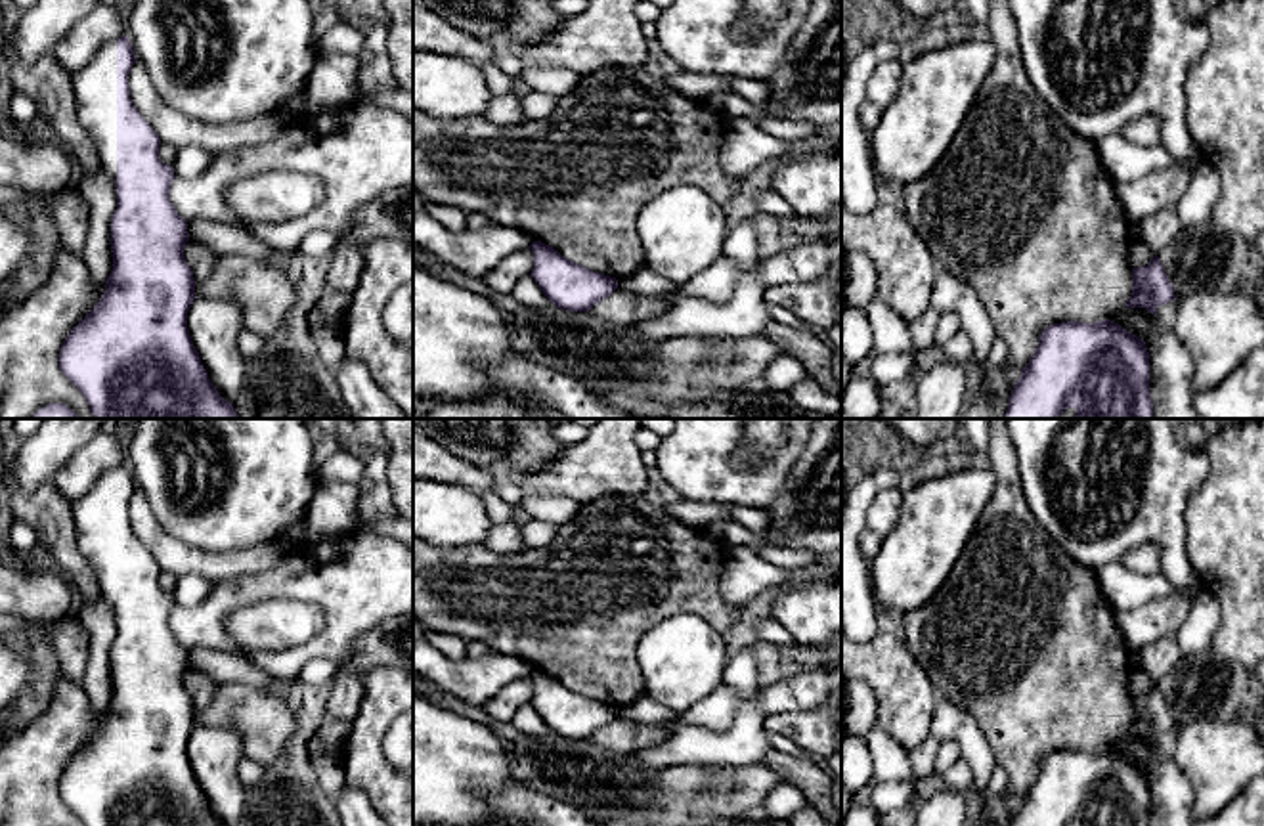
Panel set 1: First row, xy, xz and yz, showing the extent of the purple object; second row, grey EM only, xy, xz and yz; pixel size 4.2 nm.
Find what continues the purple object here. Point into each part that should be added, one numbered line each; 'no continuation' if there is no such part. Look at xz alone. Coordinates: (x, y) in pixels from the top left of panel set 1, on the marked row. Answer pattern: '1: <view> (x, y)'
no continuation

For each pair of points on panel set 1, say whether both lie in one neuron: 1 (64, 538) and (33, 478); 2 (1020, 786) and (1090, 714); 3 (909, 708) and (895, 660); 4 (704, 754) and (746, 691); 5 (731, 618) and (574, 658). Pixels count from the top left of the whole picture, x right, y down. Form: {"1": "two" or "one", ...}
{"1": "two", "2": "one", "3": "one", "4": "one", "5": "one"}

